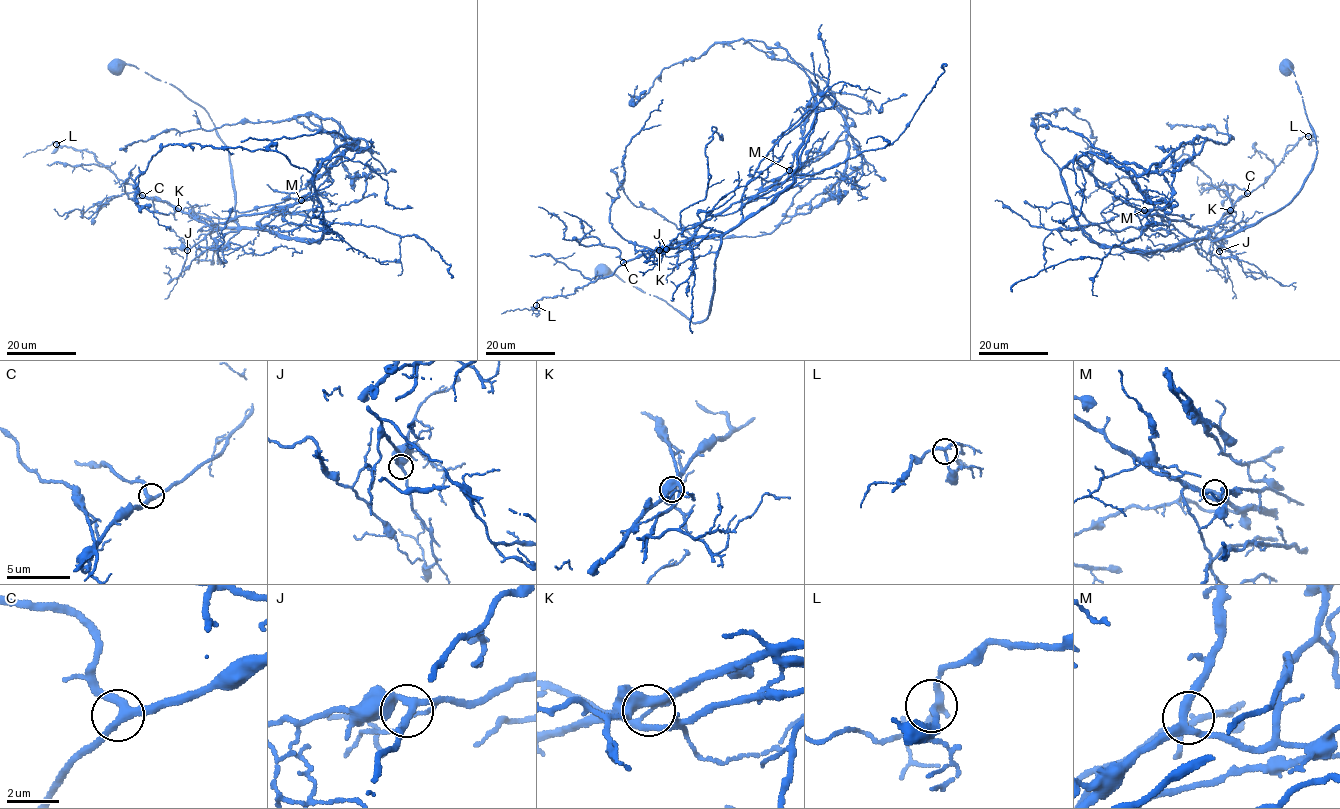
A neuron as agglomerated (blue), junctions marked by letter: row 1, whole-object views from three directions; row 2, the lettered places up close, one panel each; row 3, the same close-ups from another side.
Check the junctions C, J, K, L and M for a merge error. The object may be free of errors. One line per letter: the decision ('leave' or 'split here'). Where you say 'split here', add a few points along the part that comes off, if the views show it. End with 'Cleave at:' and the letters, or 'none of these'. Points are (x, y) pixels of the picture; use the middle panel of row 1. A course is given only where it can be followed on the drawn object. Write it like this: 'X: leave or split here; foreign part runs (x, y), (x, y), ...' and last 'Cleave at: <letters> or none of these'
C: leave
J: leave
K: split here; foreign part runs (659, 250), (775, 184), (825, 95), (864, 163), (774, 226)
L: leave
M: leave
Cleave at: K

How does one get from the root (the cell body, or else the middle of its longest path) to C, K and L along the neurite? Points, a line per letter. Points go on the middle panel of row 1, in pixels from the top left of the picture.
C: (603, 272), (658, 296), (693, 323), (708, 317), (719, 236), (688, 237), (623, 262)
K: (603, 272), (658, 296), (699, 323), (710, 309), (720, 238), (690, 237), (659, 250)
L: (603, 272), (699, 323), (710, 309), (720, 238), (690, 237), (639, 254), (611, 275), (536, 305)

